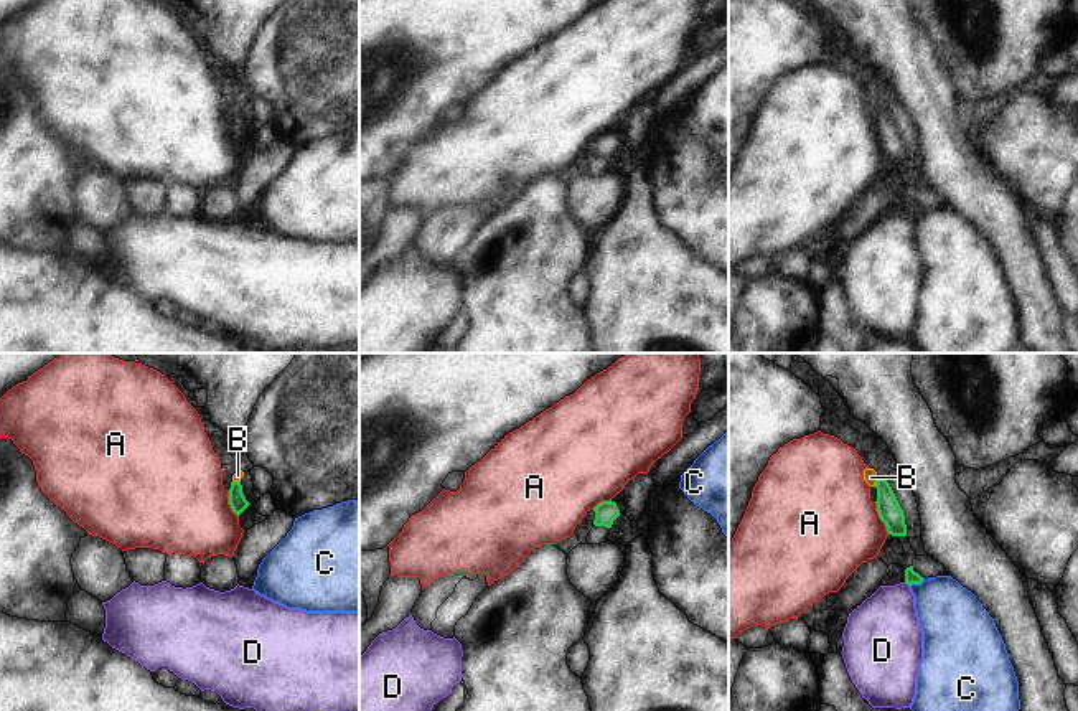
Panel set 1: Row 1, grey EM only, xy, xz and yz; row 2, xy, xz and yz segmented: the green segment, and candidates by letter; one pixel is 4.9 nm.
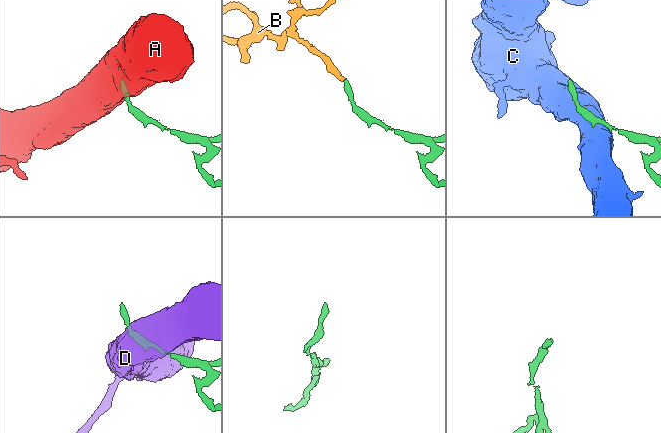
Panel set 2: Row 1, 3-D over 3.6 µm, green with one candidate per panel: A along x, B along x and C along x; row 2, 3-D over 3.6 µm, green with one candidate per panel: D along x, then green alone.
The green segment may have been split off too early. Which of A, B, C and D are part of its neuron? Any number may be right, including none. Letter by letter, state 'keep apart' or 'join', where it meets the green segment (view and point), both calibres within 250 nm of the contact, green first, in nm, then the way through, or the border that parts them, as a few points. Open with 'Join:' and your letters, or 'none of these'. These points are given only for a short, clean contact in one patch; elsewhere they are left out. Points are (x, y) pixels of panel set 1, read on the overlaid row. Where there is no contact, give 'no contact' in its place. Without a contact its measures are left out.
Join: B
A: keep apart; contact yz (881, 518); calibres 120 and 460 nm; border yz (874, 502), (879, 518), (889, 533)
B: join; contact yz (877, 482); calibres 120 and 70 nm; way yz (889, 508), (884, 489), (877, 482), (871, 477)
C: keep apart; contact yz (917, 583); calibres 60 and 320 nm
D: keep apart; contact yz (907, 583); calibres 60 and 320 nm; border yz (905, 581), (909, 586)

